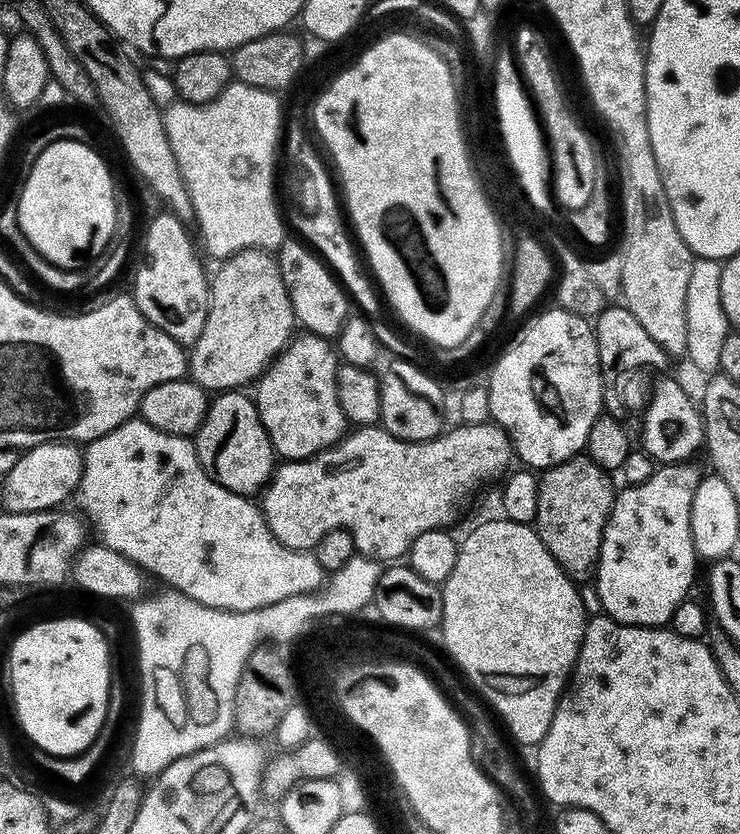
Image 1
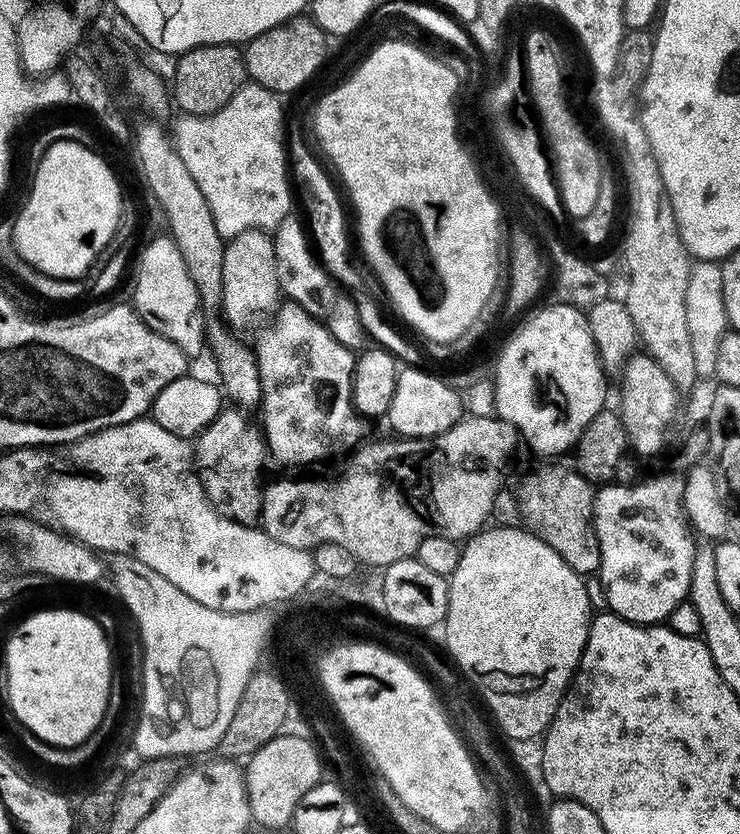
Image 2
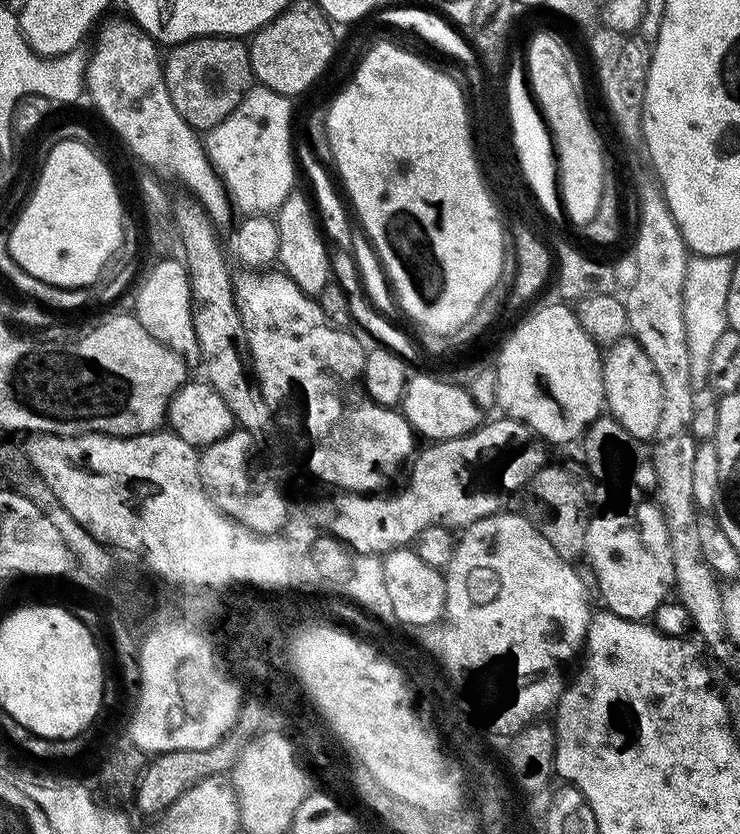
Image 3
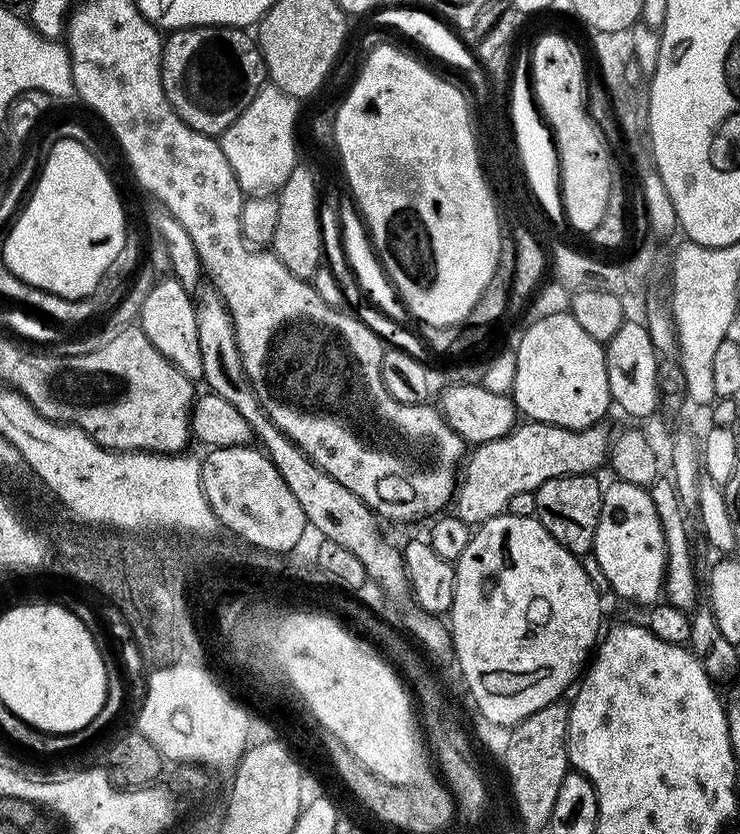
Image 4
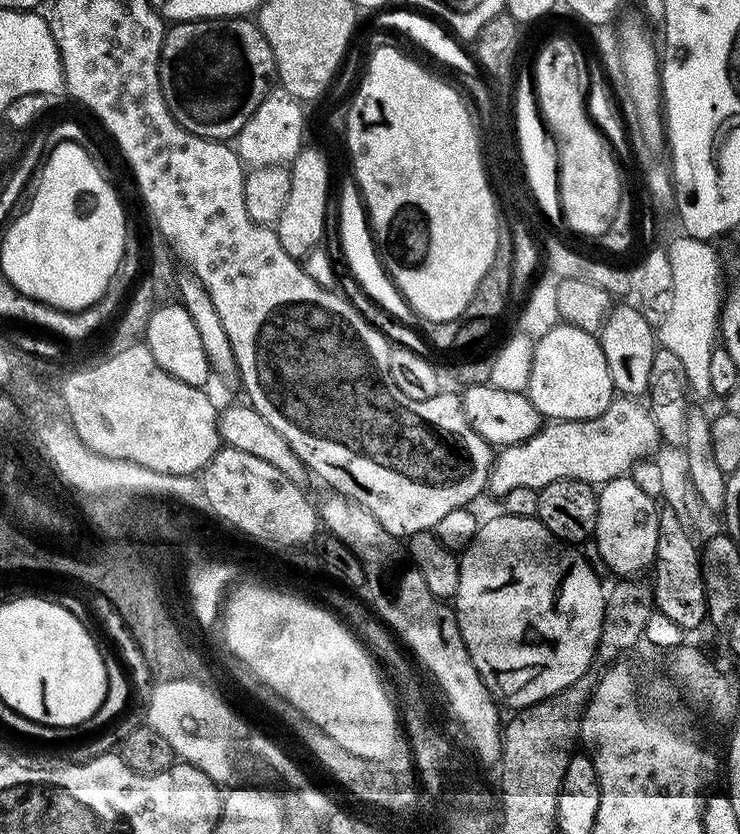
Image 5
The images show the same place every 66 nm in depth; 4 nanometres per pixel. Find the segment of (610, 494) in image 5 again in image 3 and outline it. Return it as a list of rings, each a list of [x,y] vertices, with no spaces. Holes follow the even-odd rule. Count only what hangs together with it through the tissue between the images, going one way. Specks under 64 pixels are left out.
[[[633,491],[618,497],[605,512],[603,509],[592,517],[586,560],[592,563],[592,572],[600,583],[603,607],[627,620],[644,622],[673,595],[676,563],[664,509],[651,495]]]

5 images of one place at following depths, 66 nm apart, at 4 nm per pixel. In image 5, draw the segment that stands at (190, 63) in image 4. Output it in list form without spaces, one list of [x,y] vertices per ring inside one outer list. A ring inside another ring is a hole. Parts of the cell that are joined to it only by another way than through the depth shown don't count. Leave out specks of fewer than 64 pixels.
[[[226,16],[218,20],[182,20],[173,23],[165,31],[162,50],[160,51],[160,85],[162,86],[162,94],[172,117],[190,134],[201,136],[207,140],[231,141],[242,130],[242,126],[246,126],[246,122],[252,117],[254,110],[258,110],[261,102],[270,95],[271,88],[268,87],[274,84],[276,79],[274,50],[270,50],[270,42],[266,42],[266,38],[255,19],[243,16]]]

